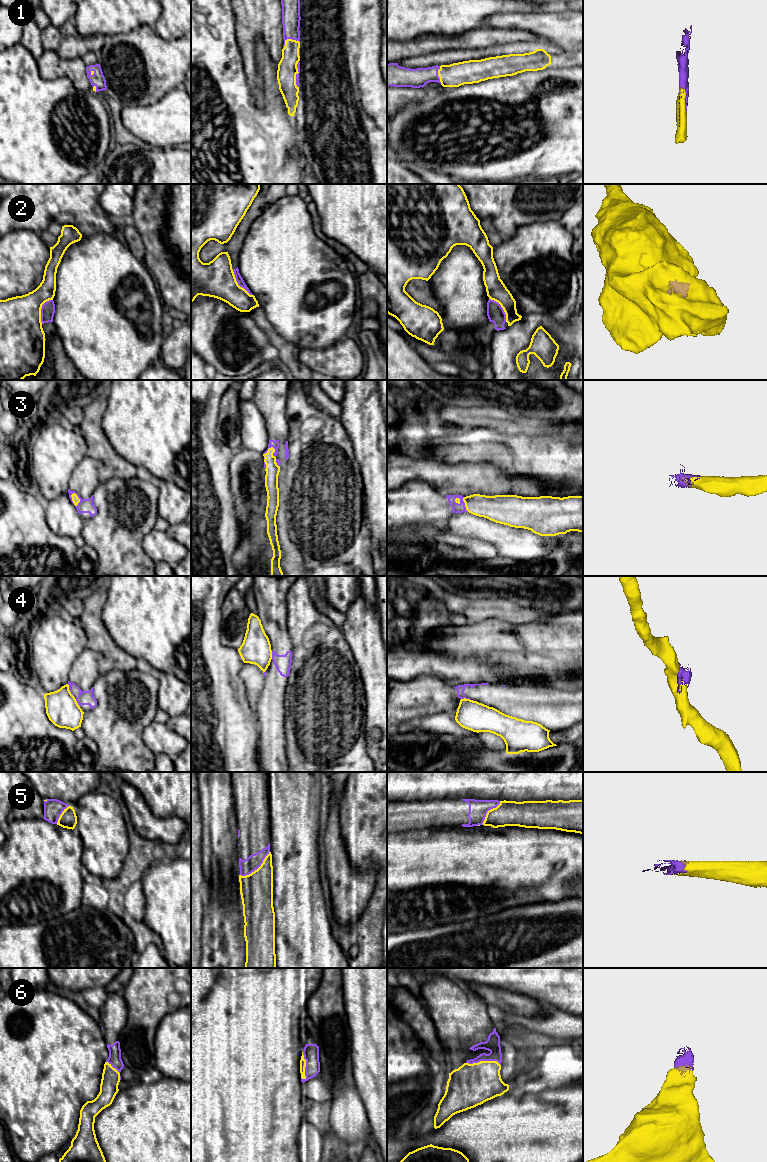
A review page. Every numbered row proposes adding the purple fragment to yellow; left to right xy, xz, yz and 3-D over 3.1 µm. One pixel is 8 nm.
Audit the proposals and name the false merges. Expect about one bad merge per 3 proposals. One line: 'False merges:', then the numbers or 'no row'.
False merges: 2, 4

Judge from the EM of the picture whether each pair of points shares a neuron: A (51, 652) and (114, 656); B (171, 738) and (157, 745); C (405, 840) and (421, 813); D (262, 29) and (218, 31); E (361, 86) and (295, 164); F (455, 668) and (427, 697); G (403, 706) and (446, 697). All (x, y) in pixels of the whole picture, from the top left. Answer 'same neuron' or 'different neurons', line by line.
A: different neurons
B: same neuron
C: different neurons
D: different neurons
E: different neurons
F: different neurons
G: same neuron

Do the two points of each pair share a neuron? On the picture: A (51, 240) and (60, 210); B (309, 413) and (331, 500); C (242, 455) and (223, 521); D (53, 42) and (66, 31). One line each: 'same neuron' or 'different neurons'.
A: different neurons
B: same neuron
C: different neurons
D: different neurons

